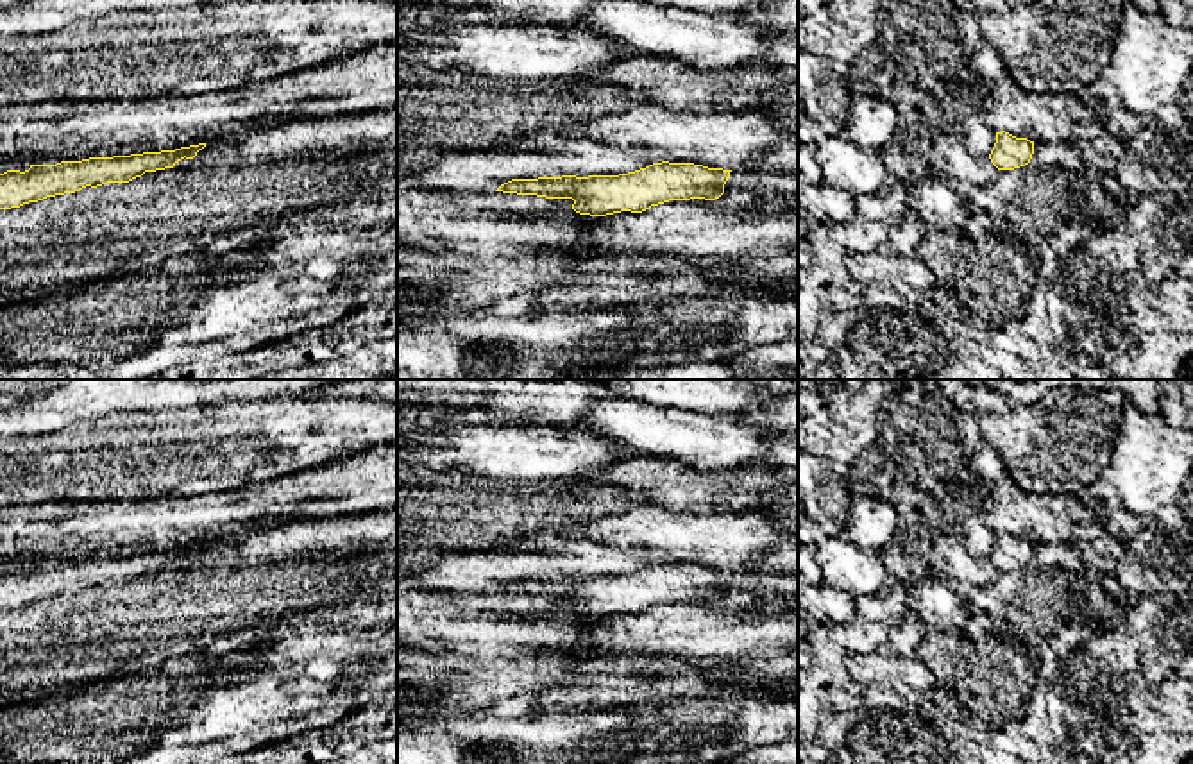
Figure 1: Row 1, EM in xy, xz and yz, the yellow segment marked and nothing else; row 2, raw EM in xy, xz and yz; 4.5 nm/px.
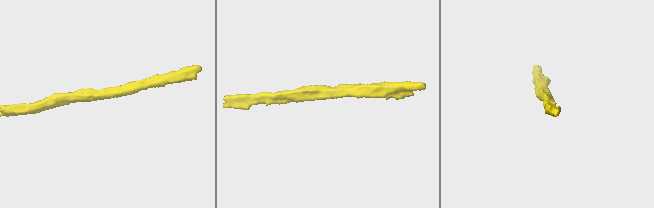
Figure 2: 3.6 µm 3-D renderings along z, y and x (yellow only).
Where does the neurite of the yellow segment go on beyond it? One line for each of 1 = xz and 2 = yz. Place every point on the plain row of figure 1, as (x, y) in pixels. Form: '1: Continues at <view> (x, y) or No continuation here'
1: No continuation here
2: No continuation here

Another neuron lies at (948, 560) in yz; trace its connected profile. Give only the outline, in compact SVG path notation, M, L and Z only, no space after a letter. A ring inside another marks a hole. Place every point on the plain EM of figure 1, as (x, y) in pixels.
M935 531L925 555L932 576L960 589L987 587L1000 573L989 556L971 556L952 533Z

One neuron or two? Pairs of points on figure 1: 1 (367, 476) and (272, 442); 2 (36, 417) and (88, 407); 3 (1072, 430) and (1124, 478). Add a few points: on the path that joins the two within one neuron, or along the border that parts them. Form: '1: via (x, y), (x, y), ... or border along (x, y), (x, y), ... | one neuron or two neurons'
1: border along (371, 448), (290, 473) | two neurons
2: via (49, 407), (76, 407) | one neuron
3: border along (1111, 457), (1109, 467), (1100, 476) | two neurons

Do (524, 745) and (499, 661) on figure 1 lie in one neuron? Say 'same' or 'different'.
different

